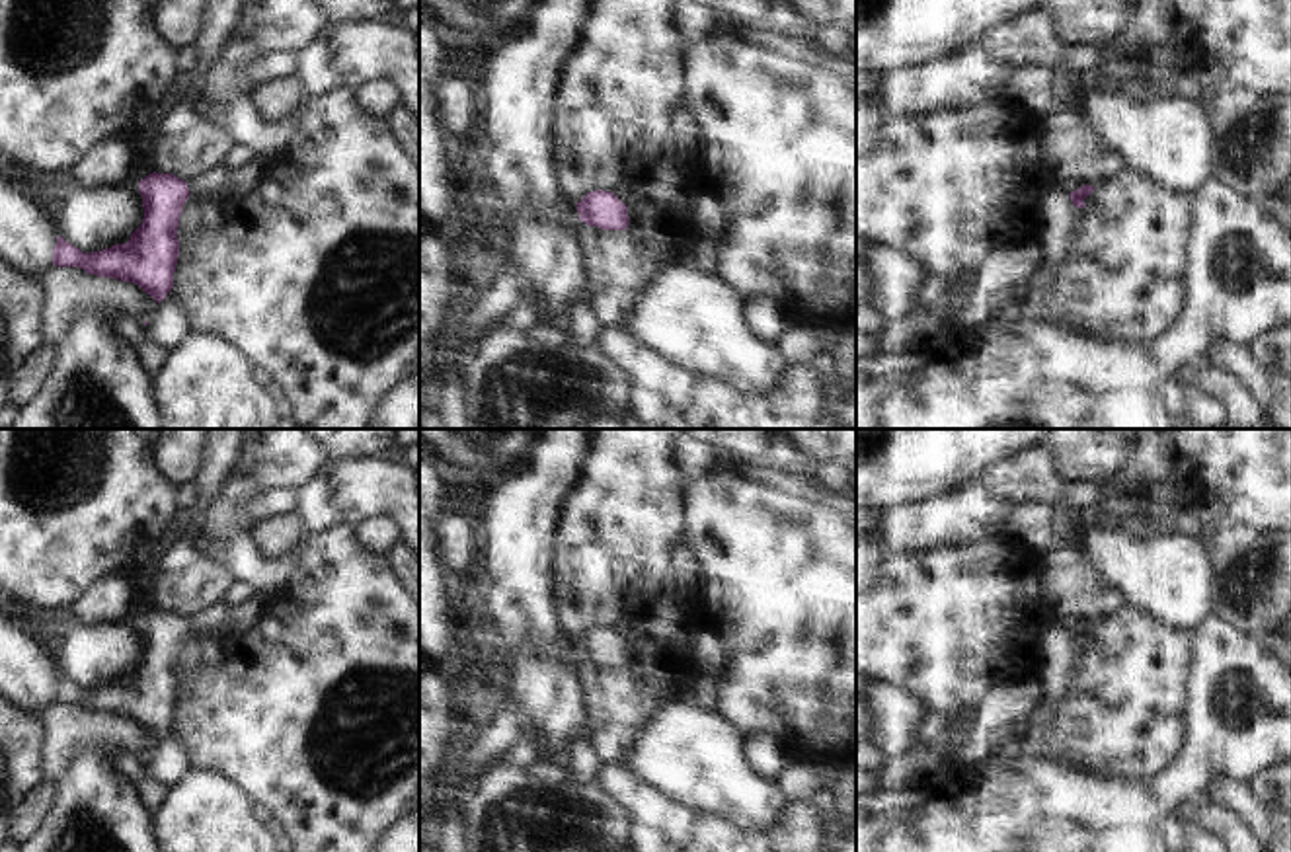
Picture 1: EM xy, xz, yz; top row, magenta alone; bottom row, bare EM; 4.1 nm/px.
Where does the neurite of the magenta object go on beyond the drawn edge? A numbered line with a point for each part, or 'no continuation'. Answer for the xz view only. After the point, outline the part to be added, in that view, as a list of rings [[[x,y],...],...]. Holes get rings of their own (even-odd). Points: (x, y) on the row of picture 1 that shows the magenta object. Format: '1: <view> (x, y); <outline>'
1: xz (648, 217); [[[647,199],[628,201],[628,216],[642,230],[642,242],[646,242],[653,252],[663,252],[671,240],[665,230],[663,207]]]

